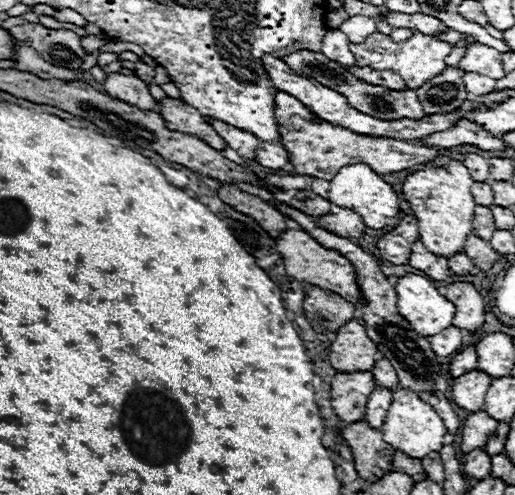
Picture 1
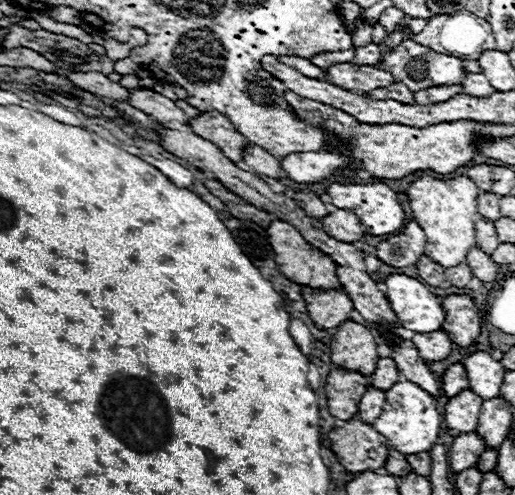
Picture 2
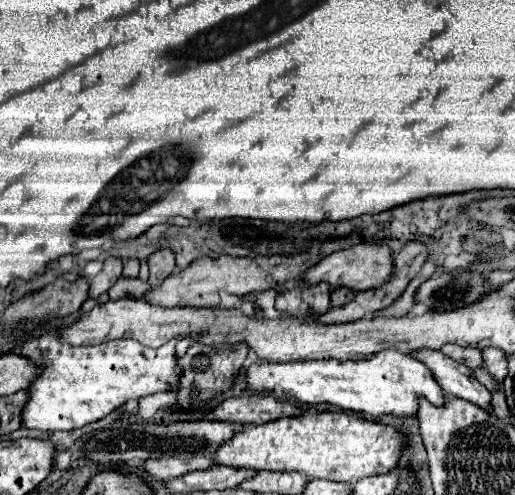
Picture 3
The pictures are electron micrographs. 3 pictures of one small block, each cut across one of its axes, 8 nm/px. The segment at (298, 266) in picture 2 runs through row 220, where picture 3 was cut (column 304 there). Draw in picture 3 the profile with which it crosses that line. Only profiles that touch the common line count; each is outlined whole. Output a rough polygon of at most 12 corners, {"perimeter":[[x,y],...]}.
{"perimeter":[[362,244],[308,268],[308,286],[360,292],[392,274],[386,244]]}

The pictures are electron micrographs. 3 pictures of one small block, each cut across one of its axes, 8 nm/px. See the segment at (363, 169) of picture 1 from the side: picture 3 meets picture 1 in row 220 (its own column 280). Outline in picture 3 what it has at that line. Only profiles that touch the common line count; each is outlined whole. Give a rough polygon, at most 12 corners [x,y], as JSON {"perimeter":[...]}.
{"perimeter":[[410,354],[364,362],[256,360],[254,392],[280,386],[302,404],[368,416],[444,406],[434,374]]}

